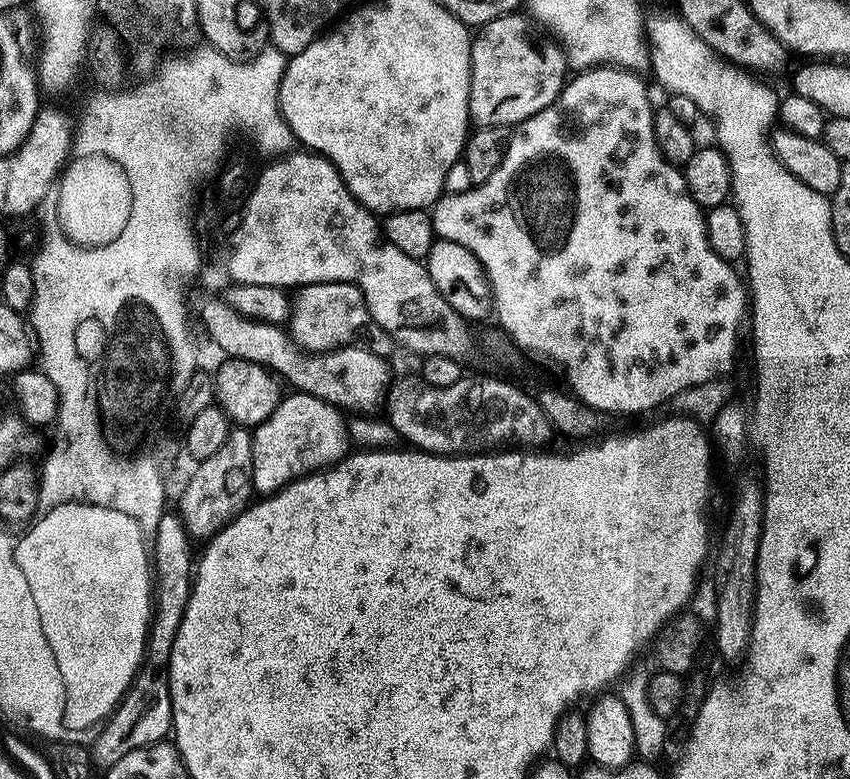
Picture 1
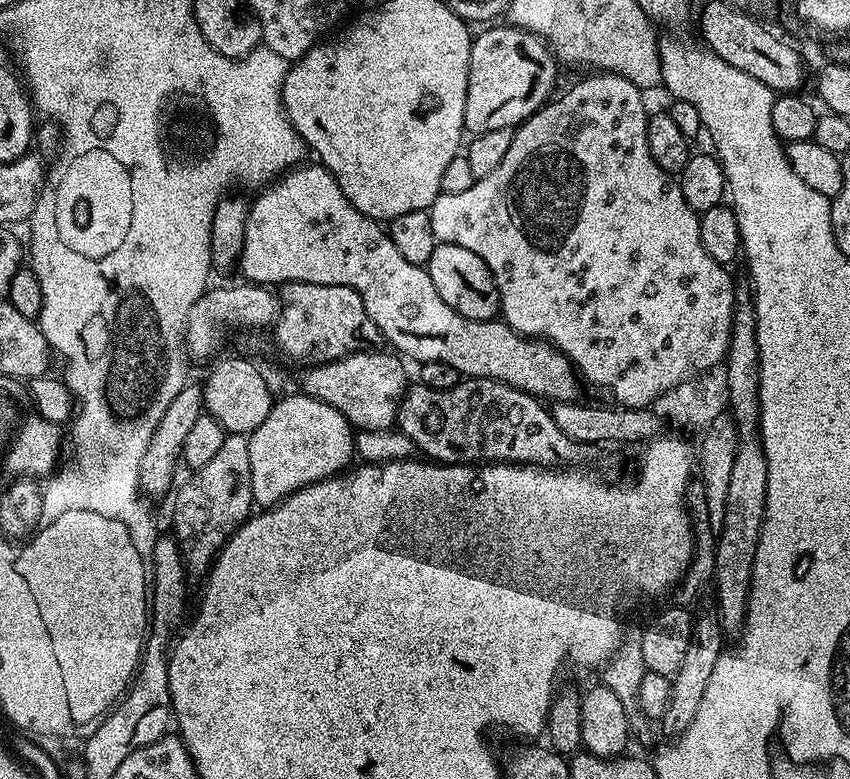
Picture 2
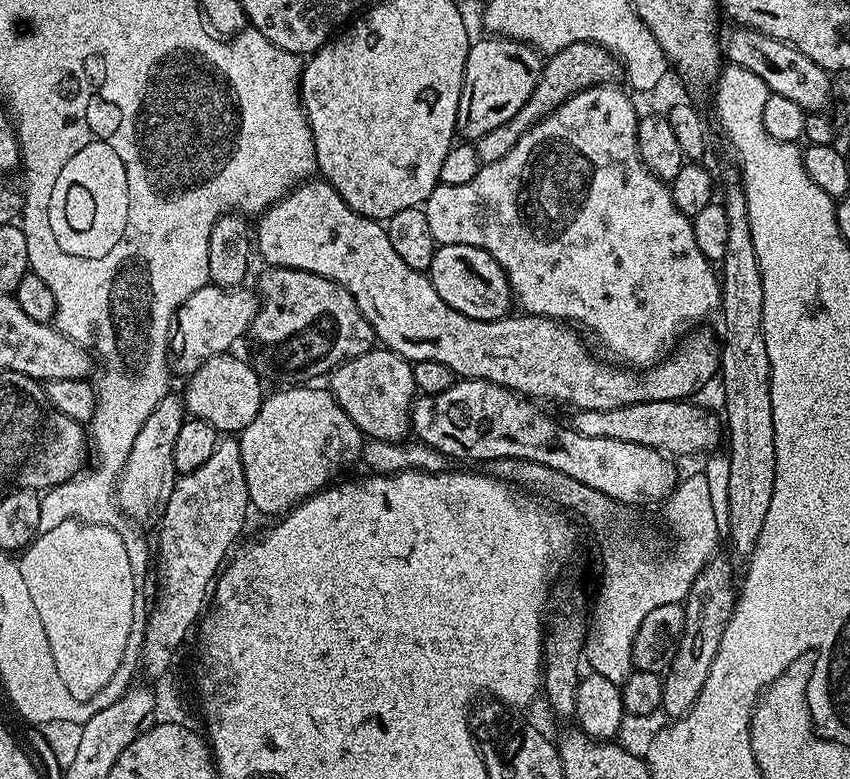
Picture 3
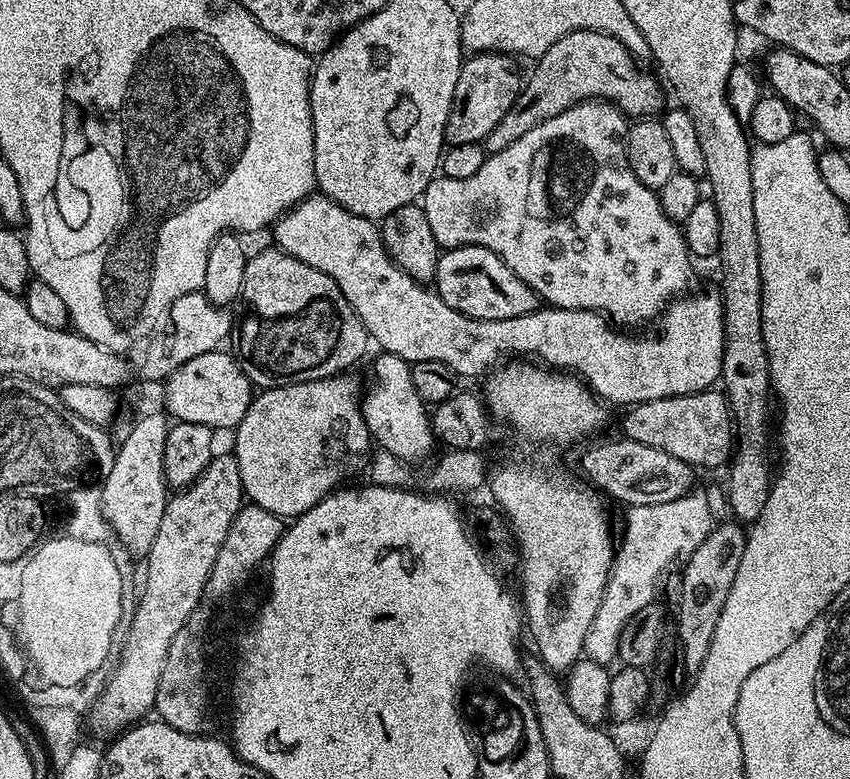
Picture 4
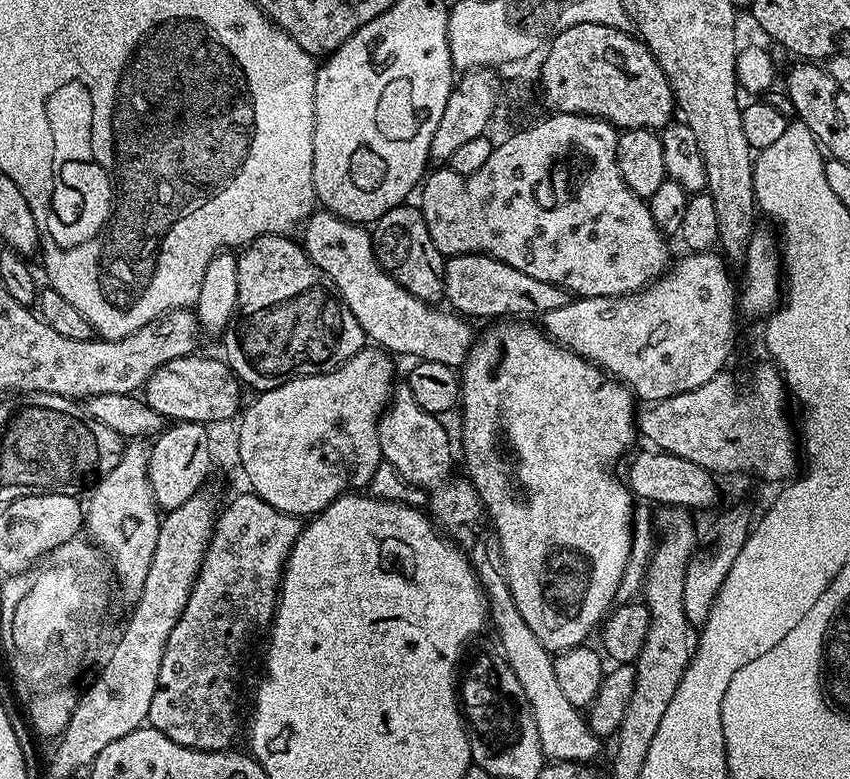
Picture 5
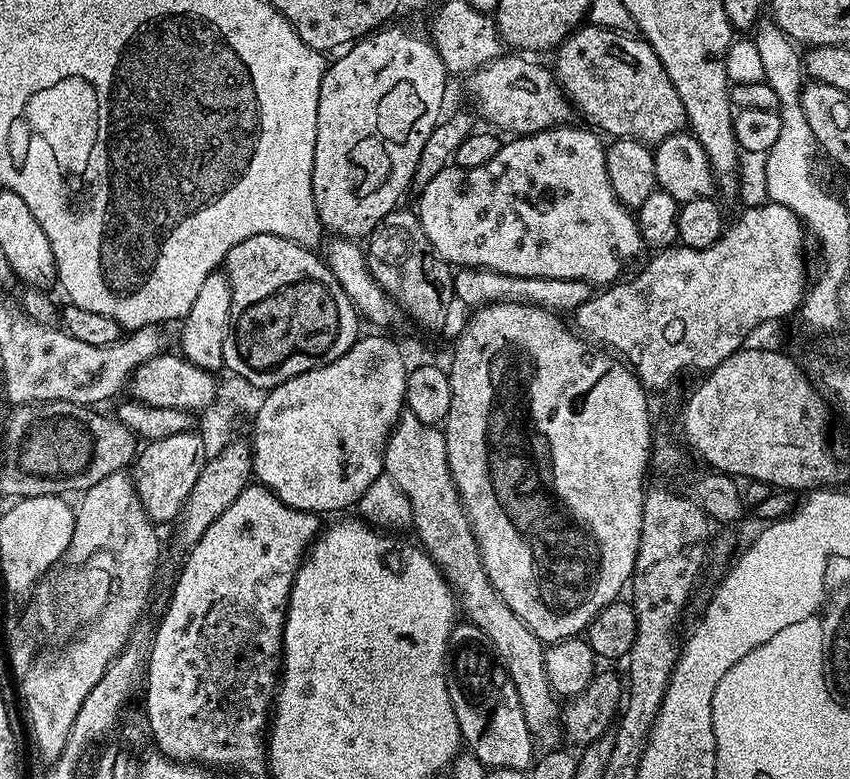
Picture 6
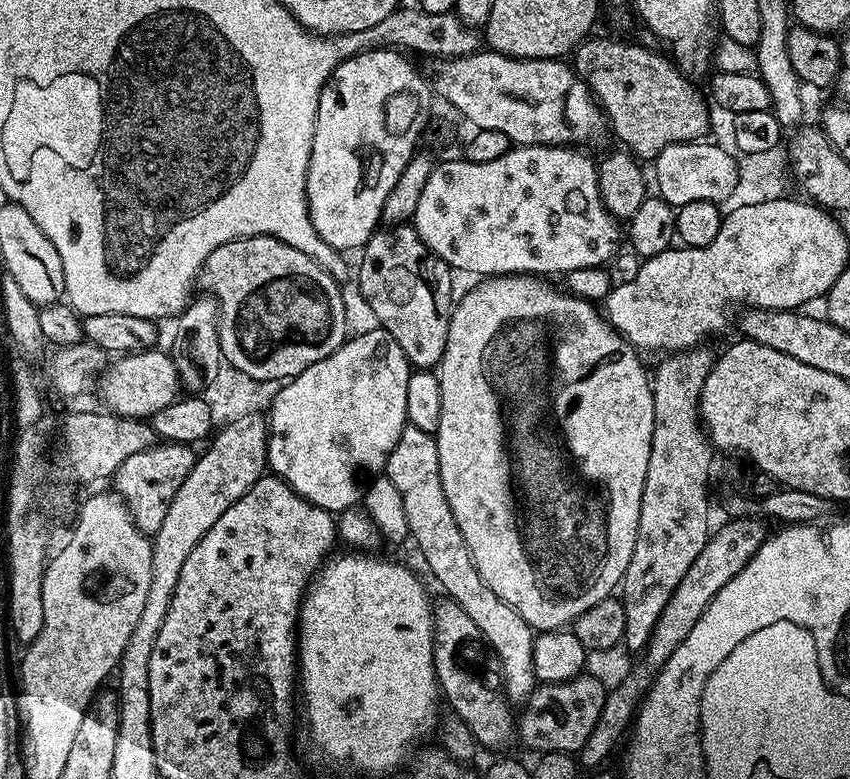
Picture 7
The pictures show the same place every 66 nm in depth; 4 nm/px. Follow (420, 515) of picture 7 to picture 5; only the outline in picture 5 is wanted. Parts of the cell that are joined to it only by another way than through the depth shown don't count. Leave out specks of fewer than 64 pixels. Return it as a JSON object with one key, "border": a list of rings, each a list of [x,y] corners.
{"border":[[[397,387],[376,424],[383,463],[394,466],[394,470],[398,470],[406,482],[426,494],[427,511],[443,535],[455,541],[461,549],[469,550],[473,547],[470,559],[476,578],[480,581],[480,589],[488,601],[490,628],[496,631],[500,639],[498,648],[504,661],[512,667],[518,682],[522,682],[534,726],[538,726],[538,742],[542,742],[544,757],[549,761],[592,762],[600,752],[601,737],[592,733],[581,709],[575,708],[563,696],[558,680],[554,678],[553,653],[544,648],[538,638],[534,638],[534,630],[530,630],[530,626],[526,626],[526,618],[518,614],[518,606],[510,594],[510,586],[493,549],[491,552],[486,545],[476,544],[480,519],[485,519],[486,513],[472,483],[466,478],[455,480],[452,477],[452,440],[444,429],[444,422],[441,417],[422,410],[408,387]]]}

